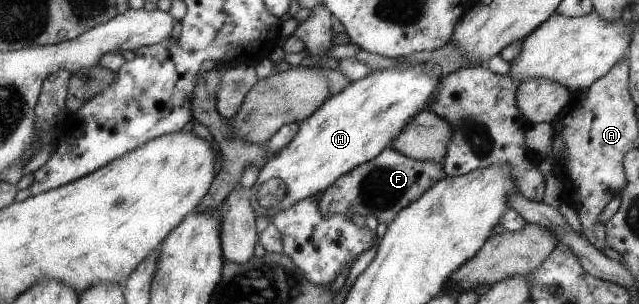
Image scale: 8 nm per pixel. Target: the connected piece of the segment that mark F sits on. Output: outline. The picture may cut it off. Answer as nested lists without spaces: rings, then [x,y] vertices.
[[[387,146],[371,161],[342,175],[322,194],[318,204],[324,216],[343,214],[352,217],[356,213],[365,217],[374,215],[379,224],[388,226],[403,209],[421,198],[444,177],[446,175],[443,164],[435,160],[416,160]]]

